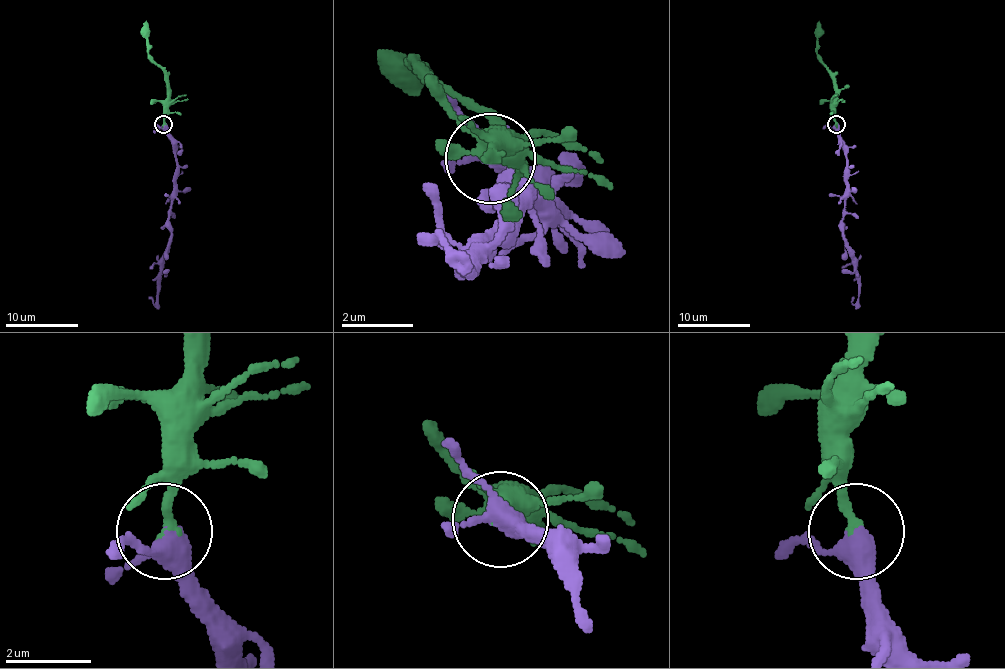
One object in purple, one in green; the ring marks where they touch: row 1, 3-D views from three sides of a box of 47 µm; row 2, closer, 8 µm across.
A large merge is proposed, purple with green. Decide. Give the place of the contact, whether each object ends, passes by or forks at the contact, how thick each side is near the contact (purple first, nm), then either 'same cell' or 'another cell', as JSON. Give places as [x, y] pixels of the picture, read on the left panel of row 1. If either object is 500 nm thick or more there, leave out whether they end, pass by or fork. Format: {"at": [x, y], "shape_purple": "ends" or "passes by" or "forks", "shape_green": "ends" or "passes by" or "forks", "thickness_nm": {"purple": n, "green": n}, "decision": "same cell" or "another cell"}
{"at": [163, 124], "shape_purple": "forks", "shape_green": "ends", "thickness_nm": {"purple": 360, "green": 280}, "decision": "same cell"}

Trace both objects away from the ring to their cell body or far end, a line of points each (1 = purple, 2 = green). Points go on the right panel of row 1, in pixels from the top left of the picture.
1: (836, 124), (847, 159), (843, 239), (858, 282), (858, 300), (854, 303), (854, 296)
2: (836, 124), (836, 79), (817, 53), (819, 20)

